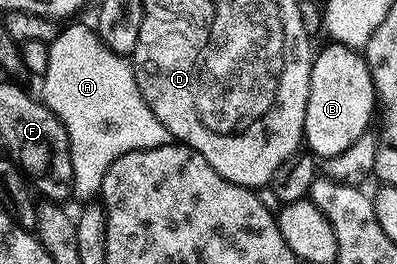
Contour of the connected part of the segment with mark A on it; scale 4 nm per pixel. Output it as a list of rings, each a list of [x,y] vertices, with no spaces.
[[[79,21],[66,24],[52,43],[48,44],[49,62],[46,73],[41,77],[41,99],[61,121],[69,137],[74,179],[71,183],[71,195],[73,199],[77,198],[84,203],[92,200],[102,190],[104,175],[117,157],[124,156],[127,152],[159,148],[172,142],[172,137],[141,97],[134,64],[126,56],[113,53],[105,46],[90,24],[75,22]]]

